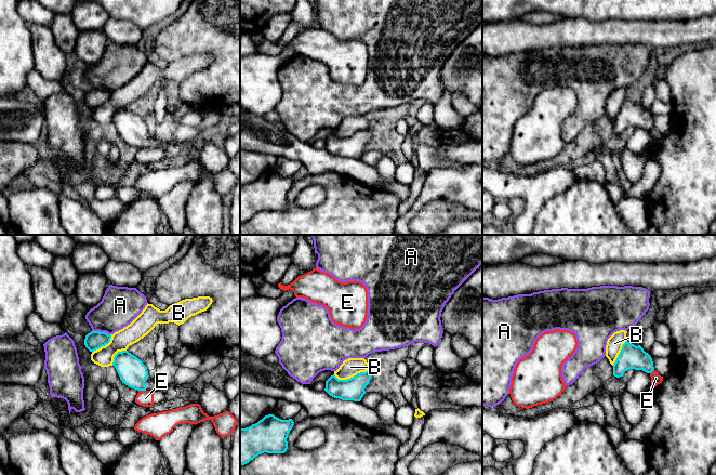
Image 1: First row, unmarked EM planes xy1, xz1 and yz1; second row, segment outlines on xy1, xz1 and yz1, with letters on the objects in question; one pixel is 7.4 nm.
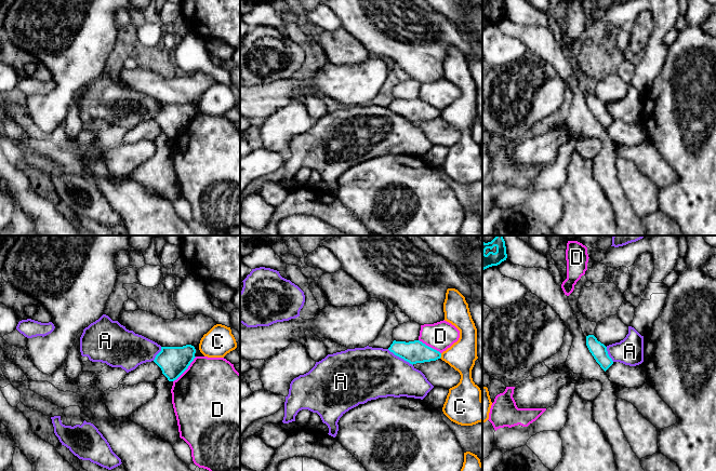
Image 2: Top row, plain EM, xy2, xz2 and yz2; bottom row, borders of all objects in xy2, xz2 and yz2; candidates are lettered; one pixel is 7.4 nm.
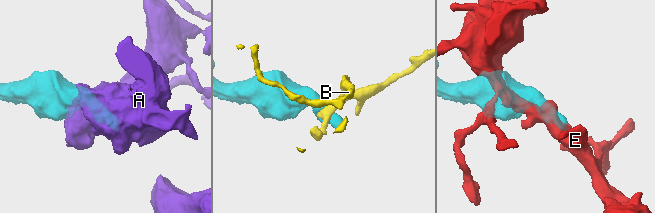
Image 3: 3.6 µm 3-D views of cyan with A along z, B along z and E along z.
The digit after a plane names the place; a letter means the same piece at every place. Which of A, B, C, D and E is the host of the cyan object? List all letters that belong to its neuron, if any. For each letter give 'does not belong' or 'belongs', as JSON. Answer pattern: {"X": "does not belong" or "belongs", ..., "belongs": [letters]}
{"A": "does not belong", "B": "does not belong", "C": "does not belong", "D": "does not belong", "E": "does not belong", "belongs": []}

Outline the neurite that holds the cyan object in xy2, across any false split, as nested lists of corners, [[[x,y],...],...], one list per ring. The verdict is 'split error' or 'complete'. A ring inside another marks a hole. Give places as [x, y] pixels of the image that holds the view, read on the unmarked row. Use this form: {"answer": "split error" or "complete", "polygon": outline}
{"answer": "complete", "polygon": [[[191,103],[183,105],[161,105],[154,120],[161,126],[169,139],[176,138],[194,119],[196,107]]]}

